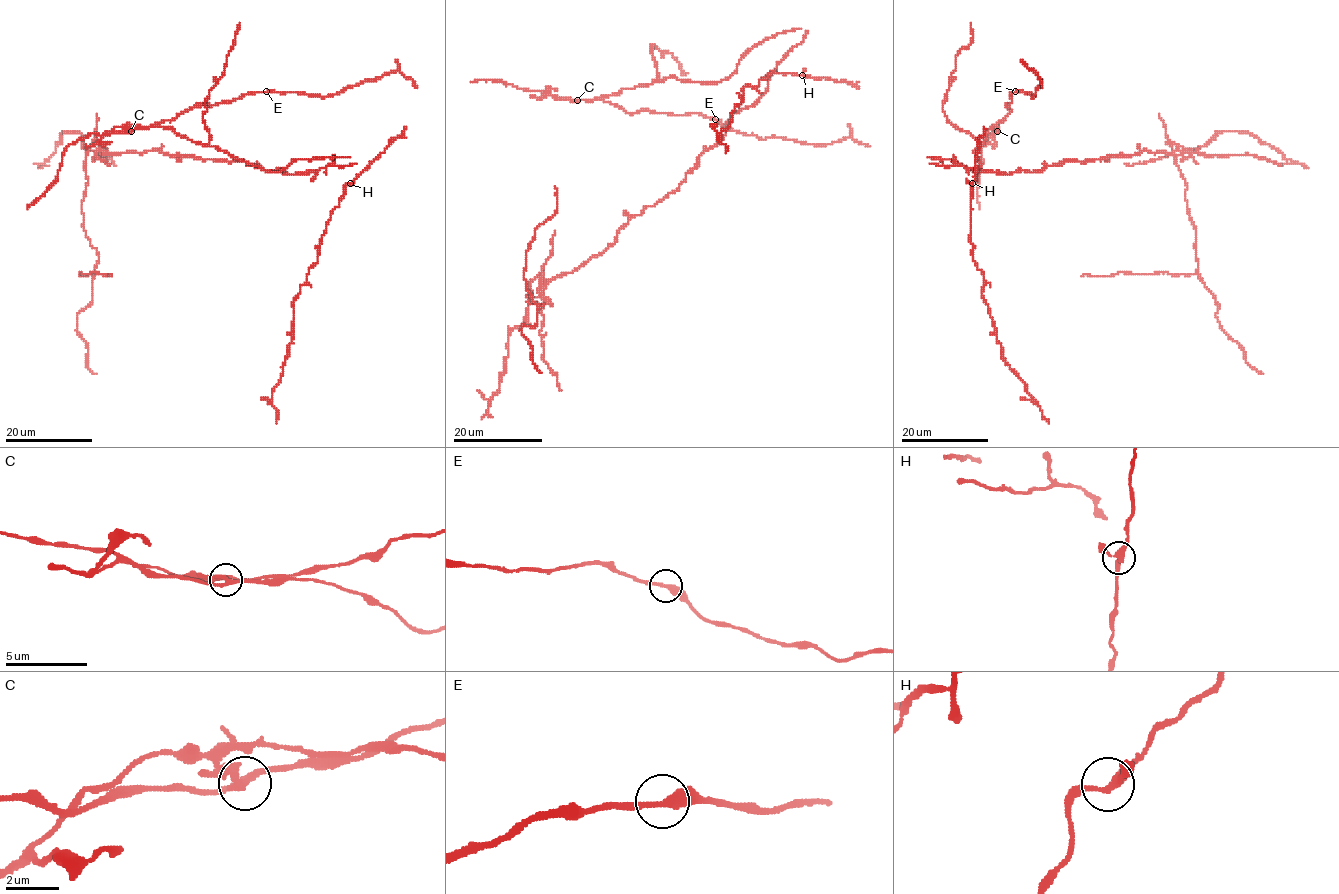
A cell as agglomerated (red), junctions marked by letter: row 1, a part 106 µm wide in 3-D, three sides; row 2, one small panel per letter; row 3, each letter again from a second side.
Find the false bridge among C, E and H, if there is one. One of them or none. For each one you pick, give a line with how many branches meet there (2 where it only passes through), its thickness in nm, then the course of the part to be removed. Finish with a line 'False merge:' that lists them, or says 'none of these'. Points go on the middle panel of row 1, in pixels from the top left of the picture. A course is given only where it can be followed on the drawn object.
C: branches 3; calibre 240 nm; course (577, 100), (716, 83), (806, 31), (677, 189), (542, 293), (531, 281), (541, 373)
False merge: C

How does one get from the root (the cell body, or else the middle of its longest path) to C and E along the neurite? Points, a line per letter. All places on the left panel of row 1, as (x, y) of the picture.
C: (315, 170), (355, 163), (349, 157), (297, 159), (271, 173), (171, 128), (132, 131)
E: (315, 170), (355, 163), (349, 157), (297, 159), (271, 173), (171, 128), (151, 126), (194, 107), (266, 91)

